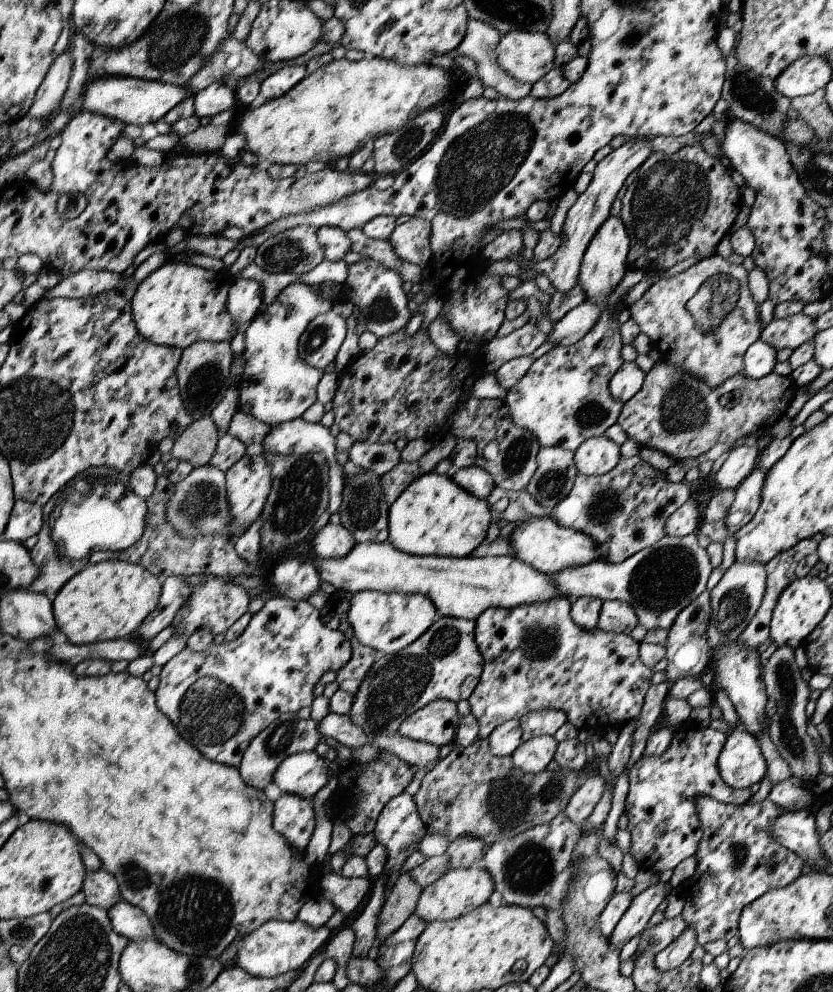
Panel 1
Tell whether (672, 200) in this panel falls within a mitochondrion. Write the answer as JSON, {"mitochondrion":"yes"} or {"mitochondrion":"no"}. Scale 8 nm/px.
{"mitochondrion":"yes"}

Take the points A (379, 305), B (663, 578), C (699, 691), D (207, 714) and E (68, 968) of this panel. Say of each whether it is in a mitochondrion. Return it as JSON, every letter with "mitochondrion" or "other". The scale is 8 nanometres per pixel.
{"A":"mitochondrion","B":"mitochondrion","C":"other","D":"mitochondrion","E":"mitochondrion"}

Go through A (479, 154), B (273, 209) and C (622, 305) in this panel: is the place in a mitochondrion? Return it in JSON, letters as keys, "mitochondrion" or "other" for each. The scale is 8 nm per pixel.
{"A":"mitochondrion","B":"other","C":"other"}

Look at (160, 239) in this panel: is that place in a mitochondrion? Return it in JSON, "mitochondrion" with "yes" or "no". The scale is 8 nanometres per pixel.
{"mitochondrion":"no"}

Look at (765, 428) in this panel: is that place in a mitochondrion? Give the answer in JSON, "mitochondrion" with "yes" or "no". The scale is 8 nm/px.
{"mitochondrion":"no"}

